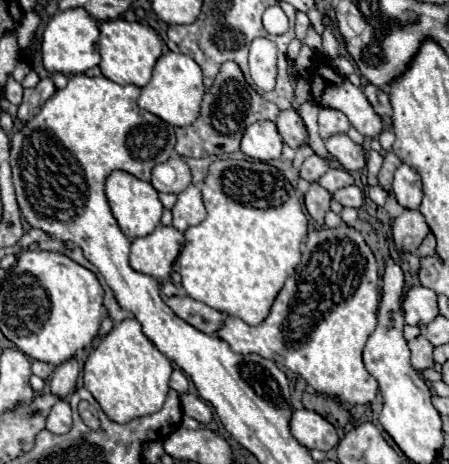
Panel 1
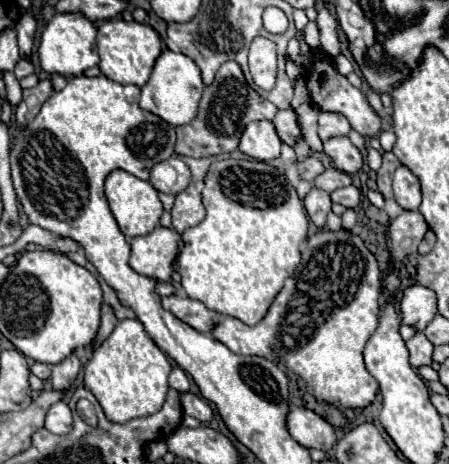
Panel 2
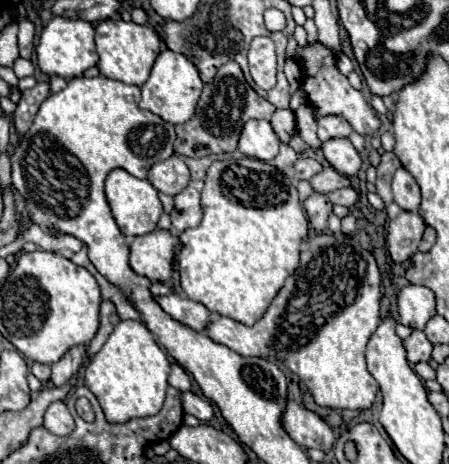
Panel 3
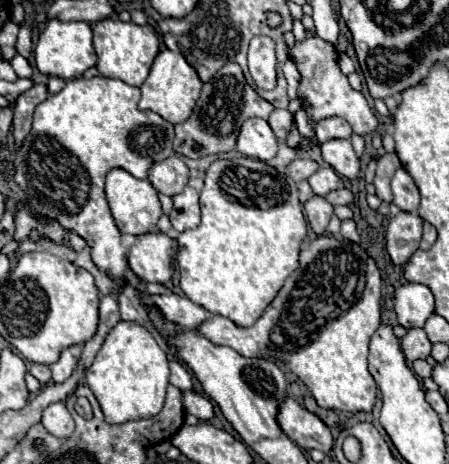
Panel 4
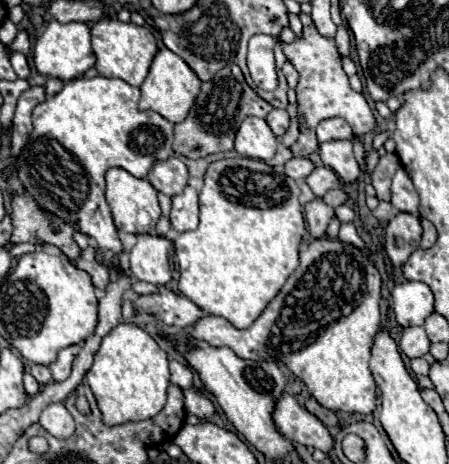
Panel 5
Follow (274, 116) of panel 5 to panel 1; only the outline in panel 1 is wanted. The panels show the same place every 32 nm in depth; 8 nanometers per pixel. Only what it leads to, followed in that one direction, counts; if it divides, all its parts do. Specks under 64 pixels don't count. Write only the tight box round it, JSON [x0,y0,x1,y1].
[276,108,308,148]

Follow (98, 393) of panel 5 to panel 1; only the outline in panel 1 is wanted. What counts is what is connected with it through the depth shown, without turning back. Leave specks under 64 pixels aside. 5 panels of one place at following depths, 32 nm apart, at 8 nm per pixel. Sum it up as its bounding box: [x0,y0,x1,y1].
[82,318,172,424]

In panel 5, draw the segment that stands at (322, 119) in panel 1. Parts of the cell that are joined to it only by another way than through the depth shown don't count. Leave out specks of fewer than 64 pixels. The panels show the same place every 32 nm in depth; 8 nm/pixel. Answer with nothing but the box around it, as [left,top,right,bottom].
[316,118,352,142]

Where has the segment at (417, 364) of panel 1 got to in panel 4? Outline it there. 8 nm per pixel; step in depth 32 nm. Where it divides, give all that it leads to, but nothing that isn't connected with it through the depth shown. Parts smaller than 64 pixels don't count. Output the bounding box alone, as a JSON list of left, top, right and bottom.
[402,328,432,362]

